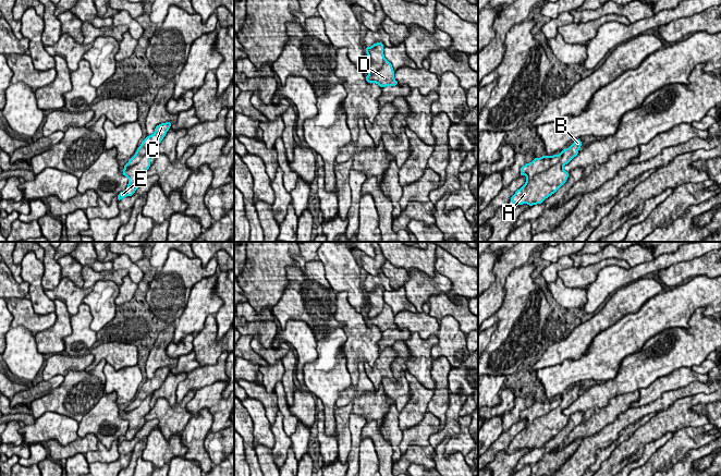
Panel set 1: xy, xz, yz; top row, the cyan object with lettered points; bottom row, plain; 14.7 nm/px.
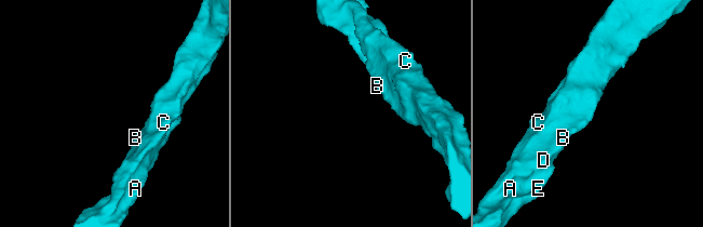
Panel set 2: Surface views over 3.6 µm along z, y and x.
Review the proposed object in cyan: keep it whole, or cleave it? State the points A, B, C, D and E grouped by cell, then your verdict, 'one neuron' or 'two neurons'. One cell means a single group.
A B D E / C; two neurons

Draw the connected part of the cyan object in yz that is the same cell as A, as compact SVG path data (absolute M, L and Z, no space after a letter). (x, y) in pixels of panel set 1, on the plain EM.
M576 383L569 392L561 395L558 407L536 418L527 428L517 434L510 443L514 447L514 451L523 448L529 450L541 448L554 438L566 426L570 418L563 414L563 411L577 400L581 390L582 385Z

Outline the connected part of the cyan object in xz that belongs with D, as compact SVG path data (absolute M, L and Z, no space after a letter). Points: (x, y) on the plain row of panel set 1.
M384 304L381 313L375 318L368 318L366 320L367 327L377 327L381 332L386 330L395 330L399 329L394 324L394 315L392 308Z

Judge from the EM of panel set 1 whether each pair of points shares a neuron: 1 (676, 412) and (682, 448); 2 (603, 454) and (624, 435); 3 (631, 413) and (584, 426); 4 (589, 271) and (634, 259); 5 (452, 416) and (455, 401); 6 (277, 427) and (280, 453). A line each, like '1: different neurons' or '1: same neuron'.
1: different neurons
2: same neuron
3: different neurons
4: different neurons
5: same neuron
6: same neuron

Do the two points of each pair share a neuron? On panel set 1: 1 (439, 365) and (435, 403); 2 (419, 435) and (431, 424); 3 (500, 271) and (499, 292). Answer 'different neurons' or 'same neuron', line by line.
1: same neuron
2: same neuron
3: same neuron

